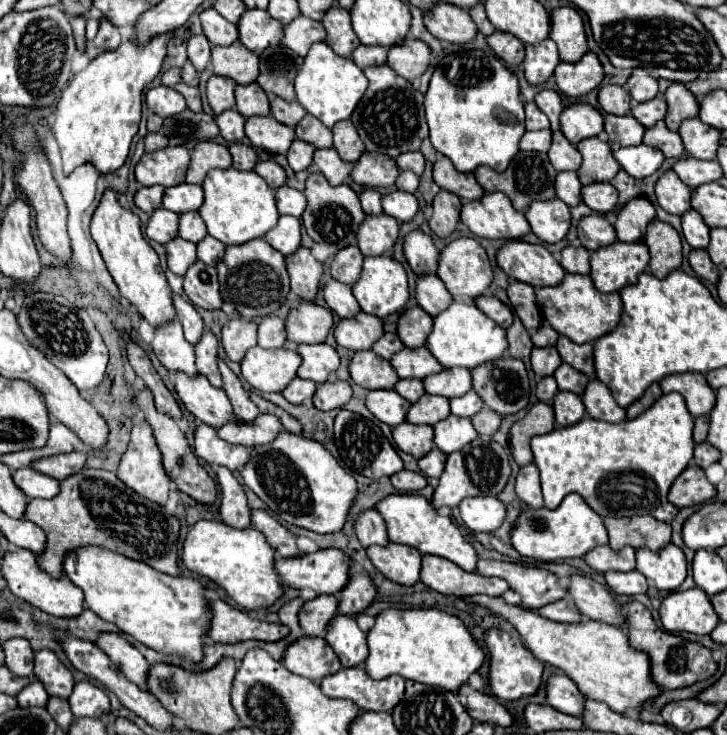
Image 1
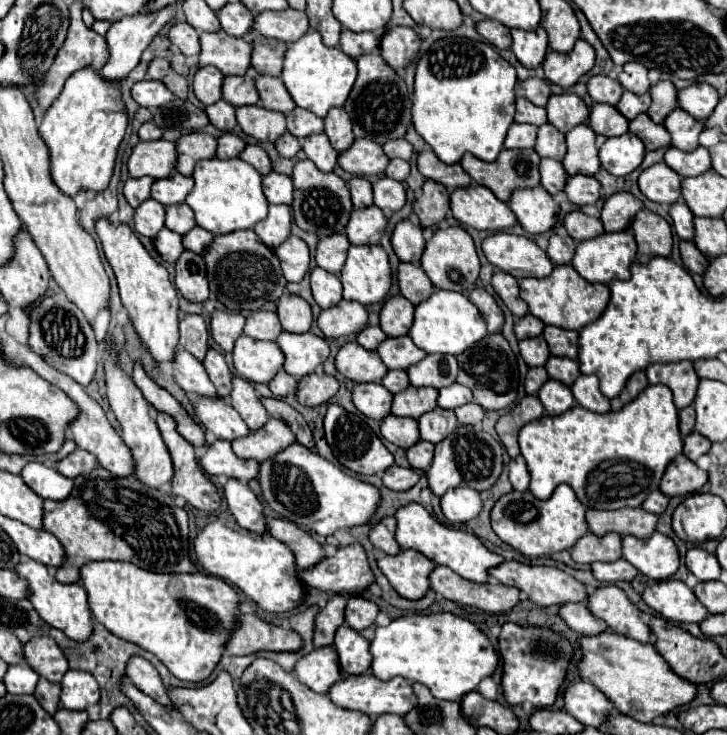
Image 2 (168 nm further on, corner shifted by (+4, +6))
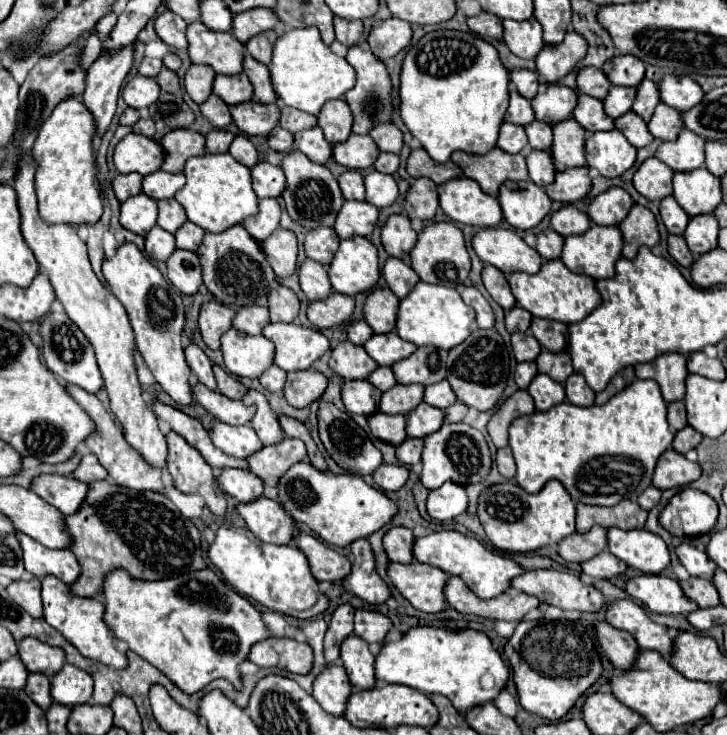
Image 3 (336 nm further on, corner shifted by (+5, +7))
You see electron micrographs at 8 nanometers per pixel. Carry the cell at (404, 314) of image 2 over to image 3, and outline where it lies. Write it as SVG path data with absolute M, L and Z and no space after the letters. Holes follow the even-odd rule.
M372 289L364 301L364 319L374 333L390 333L396 327L400 299L390 289Z

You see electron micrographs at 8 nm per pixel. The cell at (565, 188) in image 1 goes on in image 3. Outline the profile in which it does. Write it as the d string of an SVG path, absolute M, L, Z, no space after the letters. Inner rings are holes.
M532 149L528 155L526 155L526 163L528 163L528 175L530 179L540 185L540 187L546 187L554 181L554 175L556 175L556 169L552 165L552 157L548 151L536 151Z

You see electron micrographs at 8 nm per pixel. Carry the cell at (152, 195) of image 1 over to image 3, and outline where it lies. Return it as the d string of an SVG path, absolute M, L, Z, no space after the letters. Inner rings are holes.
M132 173L132 175L116 175L112 179L112 189L118 201L126 201L132 195L138 195L142 191L142 175Z

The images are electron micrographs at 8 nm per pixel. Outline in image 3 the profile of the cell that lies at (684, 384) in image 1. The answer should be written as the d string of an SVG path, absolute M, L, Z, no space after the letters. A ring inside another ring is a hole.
M664 353L648 365L634 367L638 379L654 379L660 385L666 403L684 399L684 379L688 375L686 357L680 353Z

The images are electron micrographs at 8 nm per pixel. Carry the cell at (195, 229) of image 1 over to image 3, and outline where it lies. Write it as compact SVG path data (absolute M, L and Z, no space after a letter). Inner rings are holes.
M174 199L158 201L158 221L156 221L158 227L174 233L184 221L186 221L186 213L180 203L176 203Z

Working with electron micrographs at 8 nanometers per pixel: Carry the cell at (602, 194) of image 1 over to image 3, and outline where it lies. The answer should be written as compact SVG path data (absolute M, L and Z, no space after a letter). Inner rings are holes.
M578 167L578 169L566 169L566 171L558 171L554 177L554 183L546 185L544 191L548 193L550 199L560 201L560 203L574 203L580 201L588 195L592 183L588 177L588 169L586 167Z

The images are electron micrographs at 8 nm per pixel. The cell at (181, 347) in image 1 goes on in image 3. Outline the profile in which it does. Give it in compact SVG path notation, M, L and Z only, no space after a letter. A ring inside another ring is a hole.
M202 383L192 385L192 393L204 409L208 409L218 421L224 421L228 425L248 425L254 417L252 407L246 407L242 401L232 401L222 393L214 393Z

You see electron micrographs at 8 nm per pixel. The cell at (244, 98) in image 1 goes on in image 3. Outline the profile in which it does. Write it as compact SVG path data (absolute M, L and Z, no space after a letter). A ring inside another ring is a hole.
M244 73L216 75L212 89L228 105L238 105L238 103L244 103L244 101L254 97L254 89L252 89L252 85Z

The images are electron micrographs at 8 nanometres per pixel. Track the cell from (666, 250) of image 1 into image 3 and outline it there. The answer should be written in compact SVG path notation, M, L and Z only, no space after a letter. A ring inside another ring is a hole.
M634 205L634 209L618 225L618 229L622 231L622 237L624 237L622 255L626 259L634 259L638 249L640 249L640 245L654 247L660 241L658 223L656 223L652 211L642 207L642 205Z

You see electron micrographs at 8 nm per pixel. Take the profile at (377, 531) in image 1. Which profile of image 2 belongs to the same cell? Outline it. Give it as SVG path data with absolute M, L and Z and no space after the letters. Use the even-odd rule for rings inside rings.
M385 516L381 518L371 530L369 530L369 540L375 548L381 548L387 554L397 554L401 548L395 542L395 518Z

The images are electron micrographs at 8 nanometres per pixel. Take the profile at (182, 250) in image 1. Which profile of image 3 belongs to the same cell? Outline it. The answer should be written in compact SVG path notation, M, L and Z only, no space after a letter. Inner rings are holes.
M152 227L148 231L148 235L146 235L144 247L146 247L148 257L158 259L158 261L166 261L166 257L172 255L174 249L176 249L174 235L168 233L168 231L164 231L164 229L160 229L160 227Z

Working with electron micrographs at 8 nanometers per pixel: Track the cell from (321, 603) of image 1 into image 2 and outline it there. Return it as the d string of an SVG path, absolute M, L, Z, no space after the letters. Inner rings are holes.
M335 594L329 598L327 606L321 608L315 616L315 632L313 632L313 646L329 646L333 644L335 630L343 624L343 608L347 600L341 594Z

